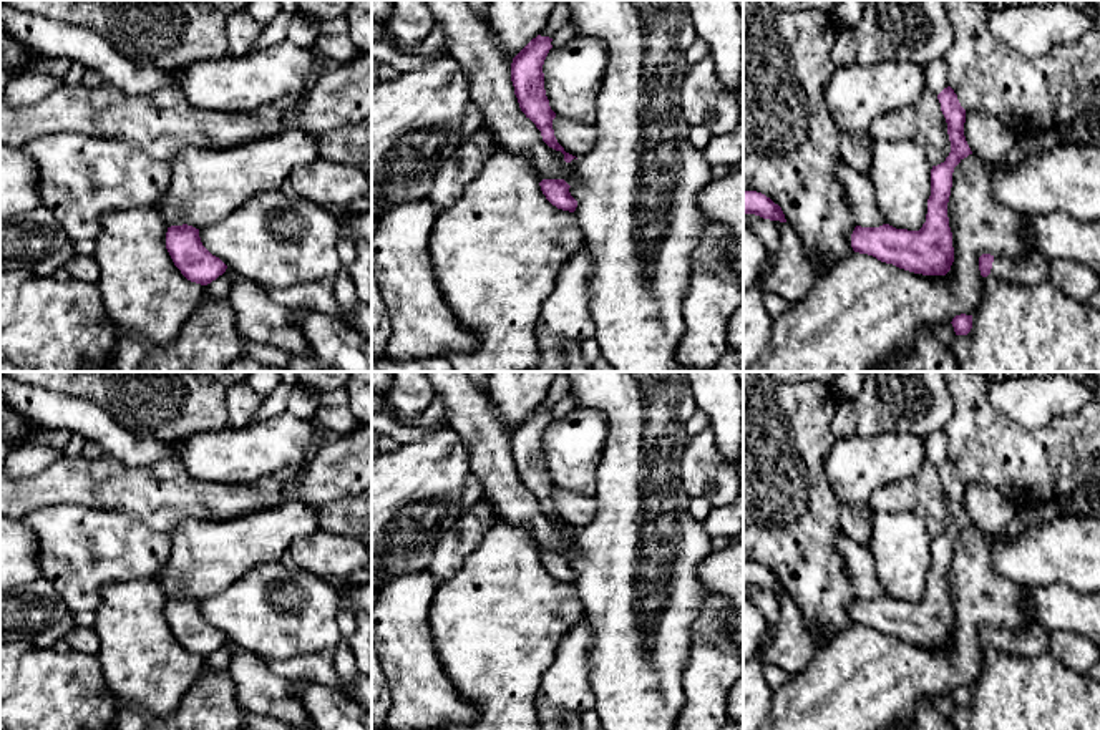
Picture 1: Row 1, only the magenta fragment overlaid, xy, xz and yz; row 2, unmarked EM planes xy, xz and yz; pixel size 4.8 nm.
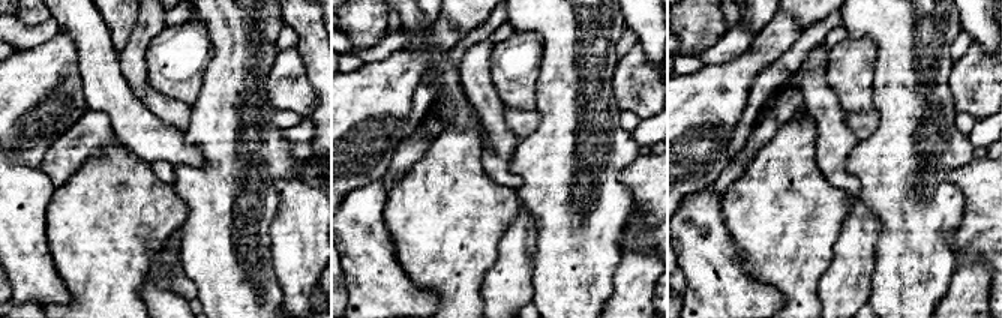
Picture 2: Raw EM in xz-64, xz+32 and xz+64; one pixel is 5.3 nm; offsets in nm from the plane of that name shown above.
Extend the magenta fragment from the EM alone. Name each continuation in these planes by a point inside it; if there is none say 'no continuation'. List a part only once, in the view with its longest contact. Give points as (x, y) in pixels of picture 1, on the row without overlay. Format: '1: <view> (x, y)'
1: yz (1034, 639)

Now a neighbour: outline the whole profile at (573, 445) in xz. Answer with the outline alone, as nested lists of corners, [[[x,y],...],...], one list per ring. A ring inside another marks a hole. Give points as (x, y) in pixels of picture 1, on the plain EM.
[[[574,408],[564,418],[551,420],[543,436],[551,481],[594,498],[606,438],[607,418],[599,410]]]

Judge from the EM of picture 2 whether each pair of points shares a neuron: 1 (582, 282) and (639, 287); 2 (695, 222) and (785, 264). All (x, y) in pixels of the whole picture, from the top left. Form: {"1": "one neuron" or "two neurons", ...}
{"1": "two neurons", "2": "two neurons"}

